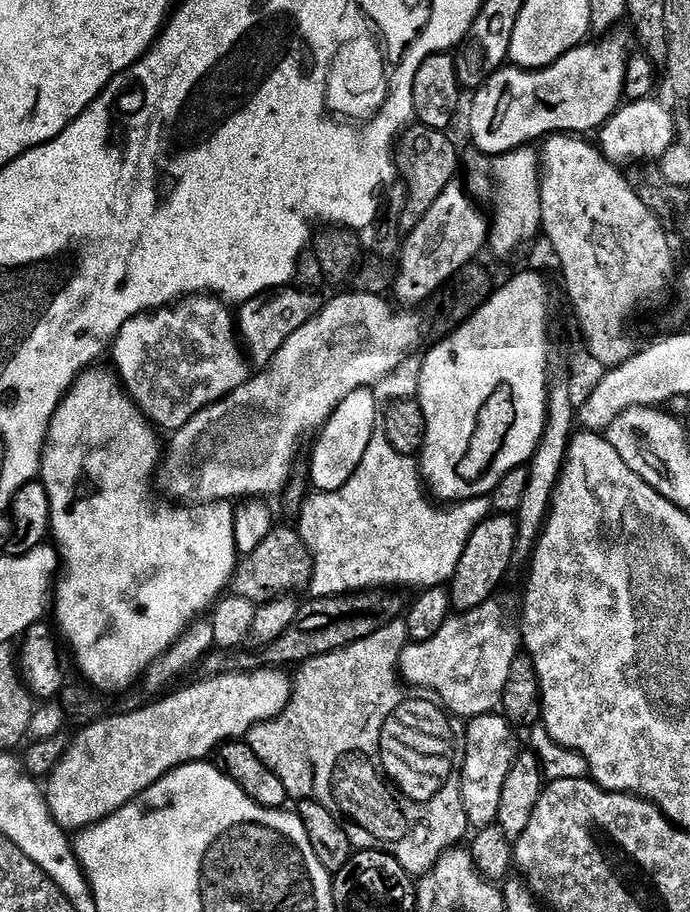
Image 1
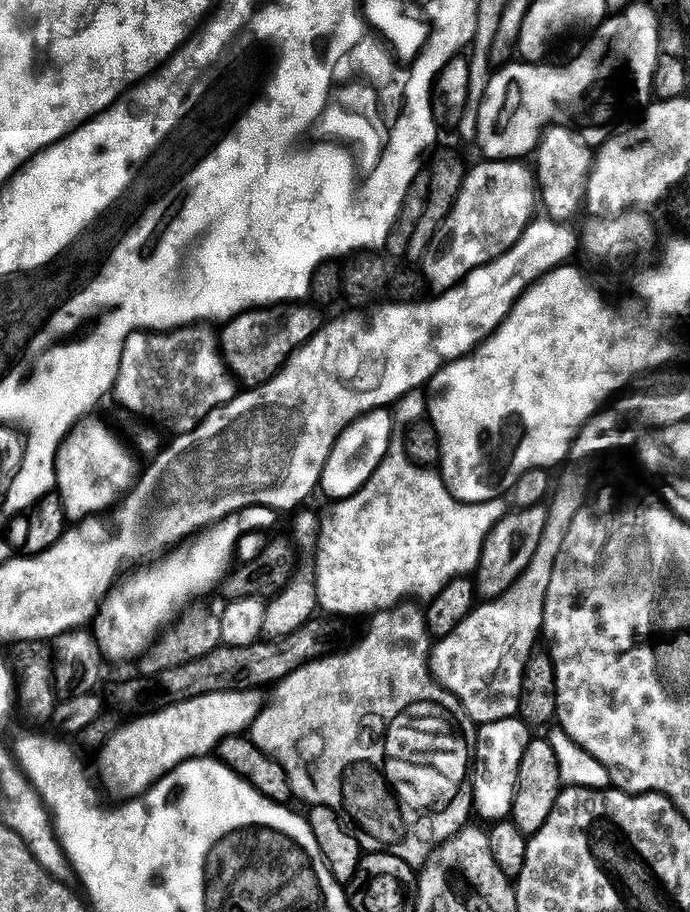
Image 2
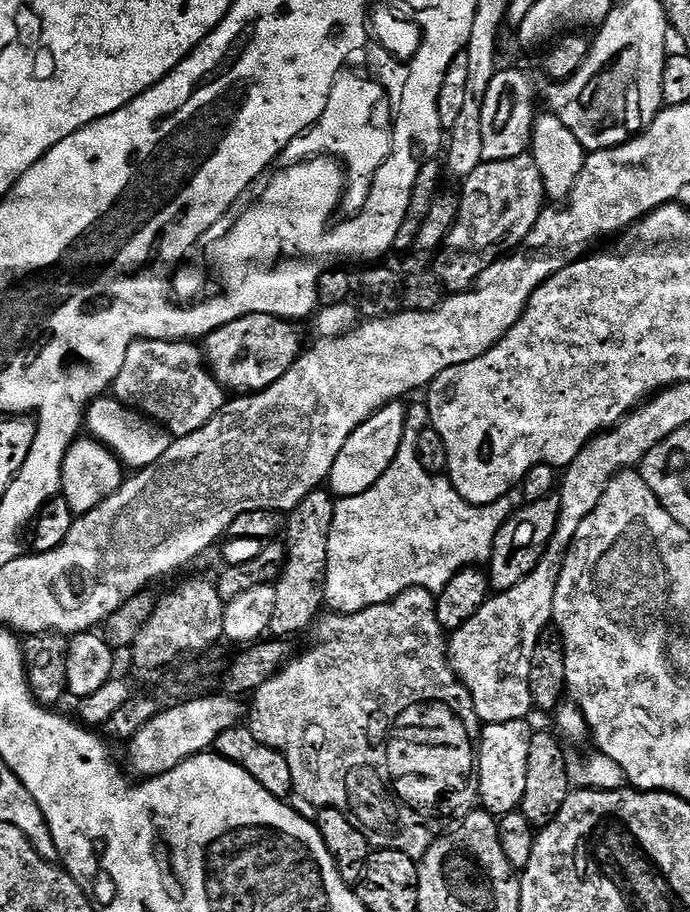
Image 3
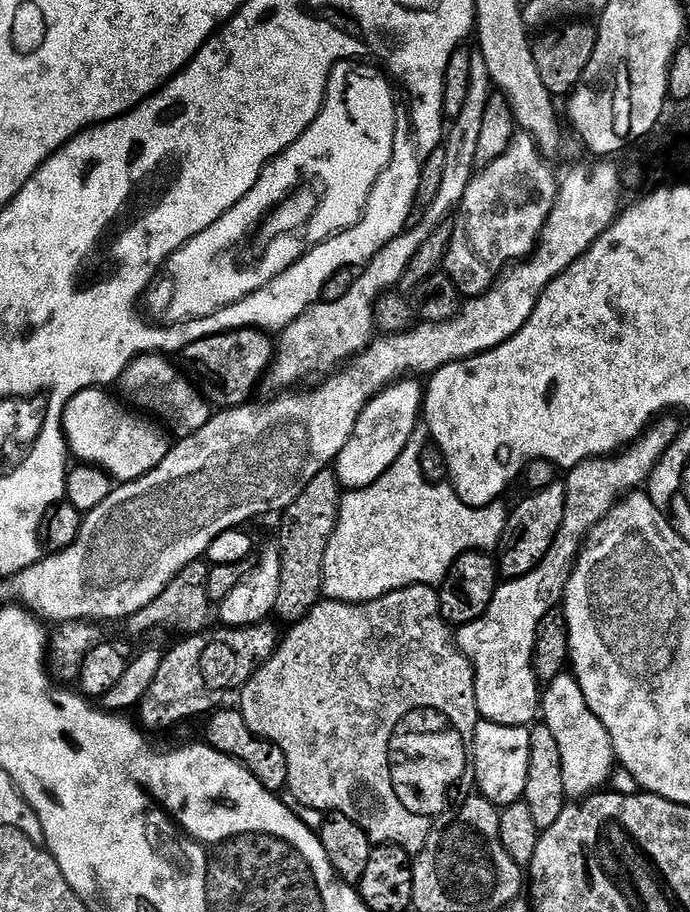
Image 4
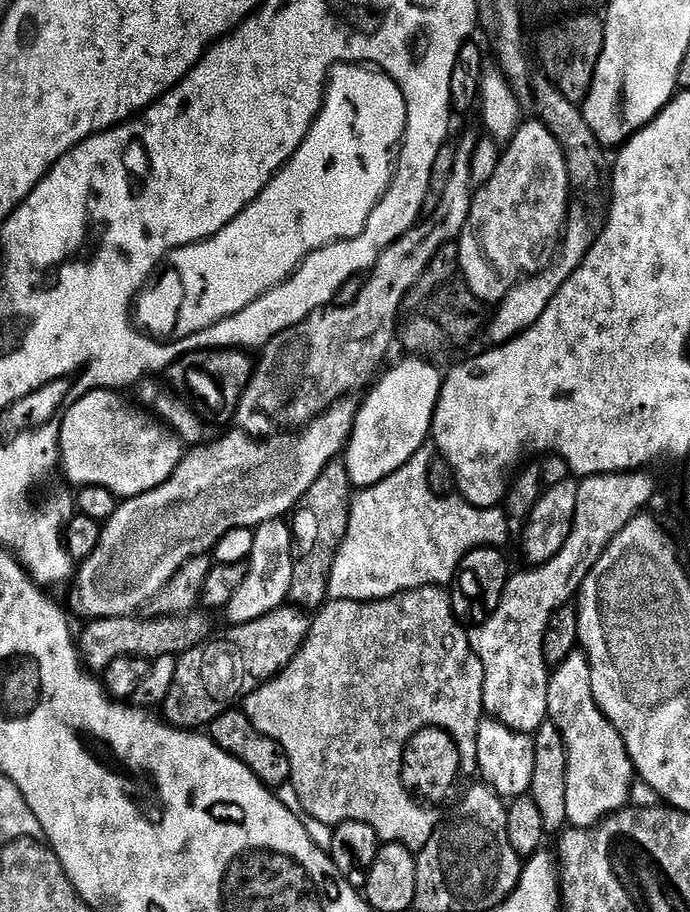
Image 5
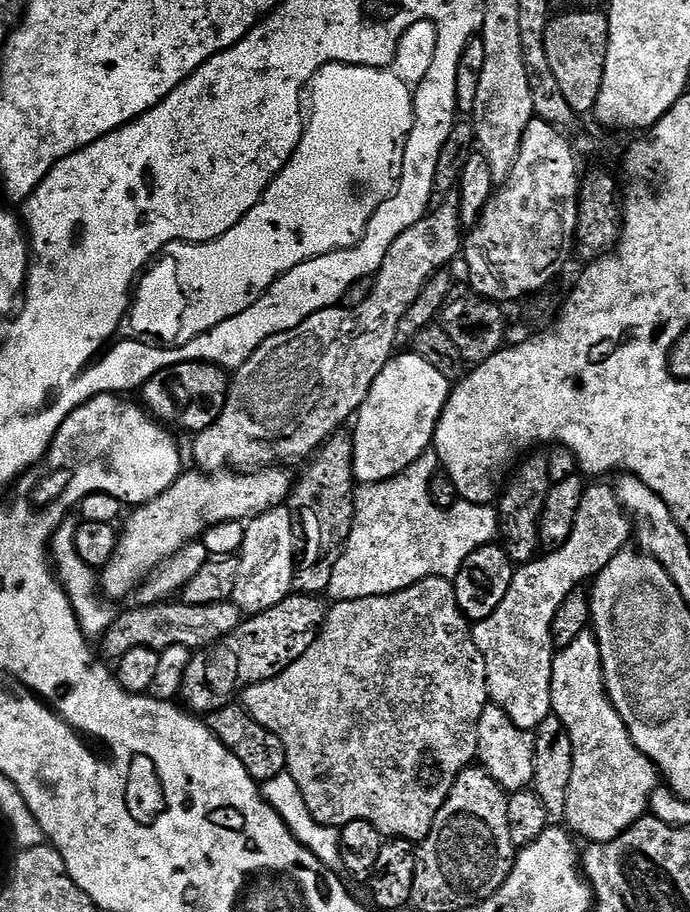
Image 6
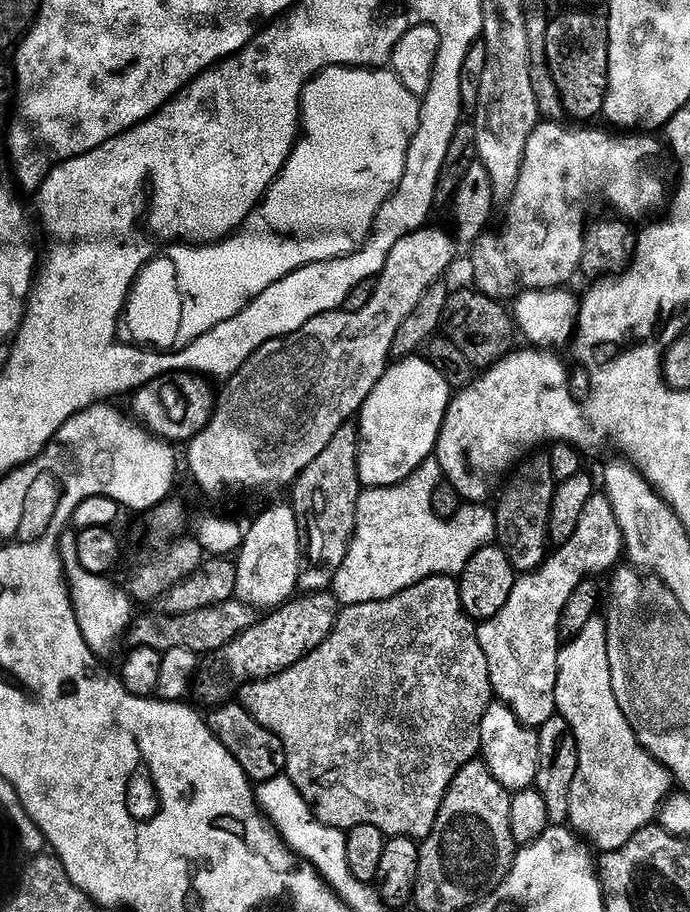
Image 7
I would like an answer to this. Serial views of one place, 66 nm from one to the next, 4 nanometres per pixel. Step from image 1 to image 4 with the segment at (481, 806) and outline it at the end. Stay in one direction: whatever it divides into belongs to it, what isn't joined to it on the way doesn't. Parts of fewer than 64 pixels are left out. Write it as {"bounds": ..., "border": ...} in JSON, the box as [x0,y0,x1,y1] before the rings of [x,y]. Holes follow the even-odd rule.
{"bounds":[472,720,530,810],"border":[[[481,720],[476,727],[472,747],[472,761],[476,767],[476,788],[479,795],[503,810],[524,799],[526,778],[530,774],[530,738],[528,728],[502,726],[489,720]]]}

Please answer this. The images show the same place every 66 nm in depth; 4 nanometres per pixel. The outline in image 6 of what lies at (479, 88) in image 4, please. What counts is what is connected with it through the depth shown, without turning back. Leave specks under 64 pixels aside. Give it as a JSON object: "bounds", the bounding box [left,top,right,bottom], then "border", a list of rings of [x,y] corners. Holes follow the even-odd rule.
{"bounds":[213,194,462,470],"border":[[[453,194],[446,198],[446,202],[442,202],[442,206],[432,208],[424,217],[414,226],[410,226],[410,230],[406,230],[400,237],[390,246],[390,250],[386,254],[386,258],[382,262],[379,272],[375,273],[376,285],[370,294],[370,298],[366,298],[366,302],[362,302],[362,306],[357,308],[346,308],[343,306],[333,306],[324,308],[320,312],[310,314],[310,318],[306,318],[298,326],[294,326],[290,331],[282,334],[274,334],[270,338],[266,338],[266,342],[262,342],[262,346],[258,346],[258,350],[254,350],[254,354],[250,354],[250,358],[241,368],[235,369],[234,375],[231,377],[228,385],[228,395],[224,400],[224,406],[220,409],[213,426],[216,427],[216,464],[221,470],[259,470],[261,468],[271,468],[276,465],[289,466],[295,460],[307,461],[320,447],[327,442],[328,437],[333,432],[341,431],[344,424],[353,419],[359,413],[360,407],[363,406],[365,398],[368,396],[370,386],[374,386],[374,378],[378,378],[378,374],[382,374],[382,370],[387,366],[388,361],[394,355],[394,349],[397,347],[398,341],[395,338],[395,332],[398,330],[398,324],[402,321],[403,315],[410,310],[411,304],[419,296],[419,292],[426,286],[429,279],[444,270],[452,259],[459,257],[462,252],[462,232],[460,236],[460,228],[462,229],[462,221],[460,218],[460,197]]]}

